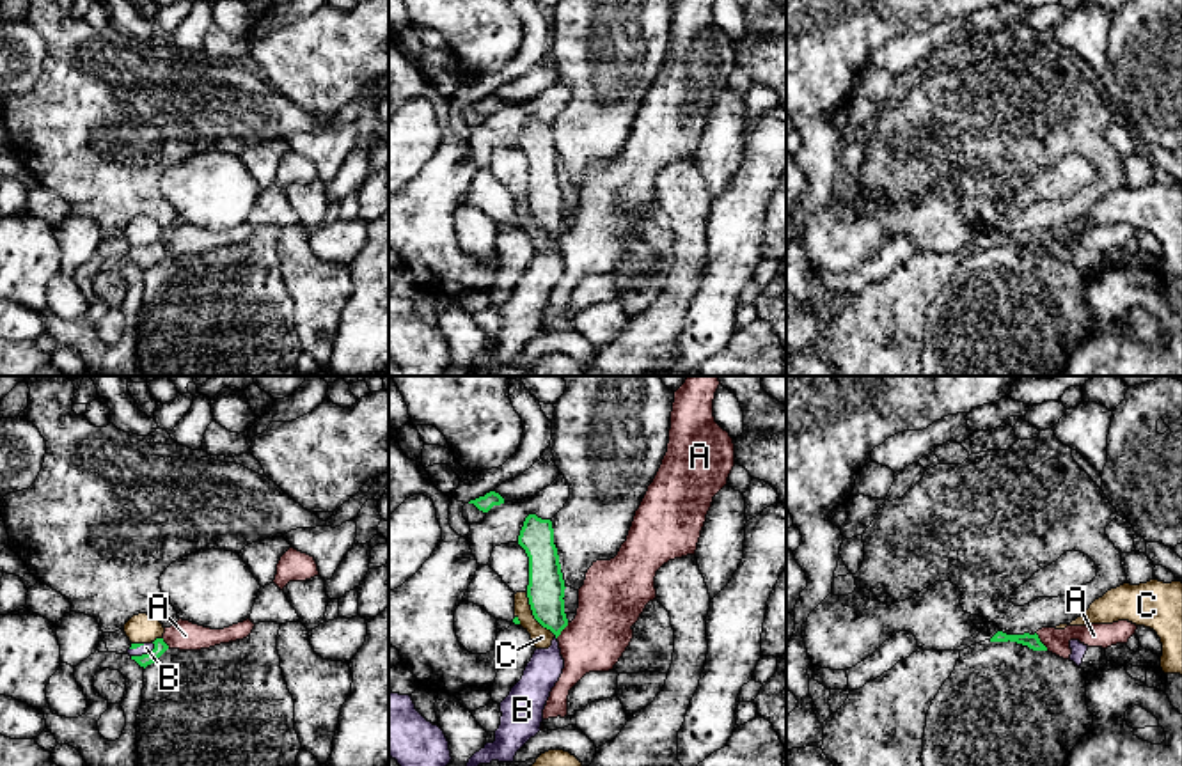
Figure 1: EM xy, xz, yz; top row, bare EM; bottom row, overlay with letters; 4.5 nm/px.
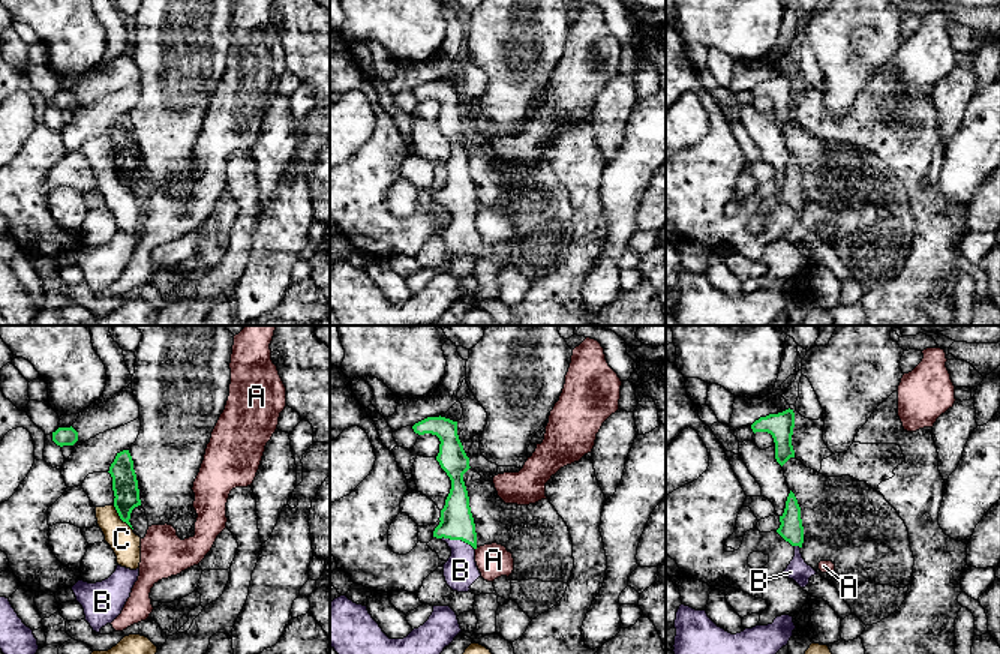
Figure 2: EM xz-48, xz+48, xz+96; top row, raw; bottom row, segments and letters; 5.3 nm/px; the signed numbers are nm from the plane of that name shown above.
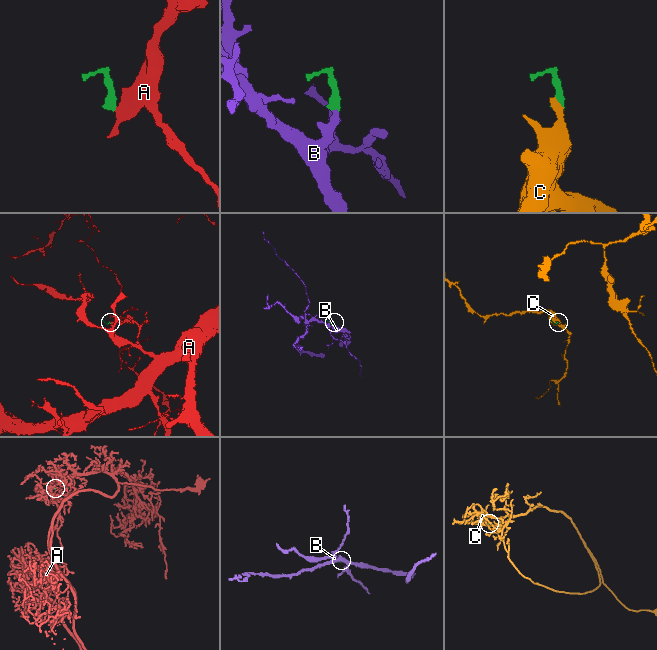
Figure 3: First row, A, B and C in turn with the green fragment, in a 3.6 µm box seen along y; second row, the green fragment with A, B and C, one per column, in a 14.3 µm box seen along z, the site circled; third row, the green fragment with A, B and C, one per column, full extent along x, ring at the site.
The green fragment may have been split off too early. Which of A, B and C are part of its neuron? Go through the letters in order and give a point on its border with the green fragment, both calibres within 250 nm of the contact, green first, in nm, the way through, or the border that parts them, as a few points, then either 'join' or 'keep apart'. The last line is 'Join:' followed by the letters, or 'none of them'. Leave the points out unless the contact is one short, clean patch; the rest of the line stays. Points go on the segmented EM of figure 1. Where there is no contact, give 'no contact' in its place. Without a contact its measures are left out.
A: meets green in yz at (1040, 642); 70 nm thick on the green side, 110 nm on the other; border along yz (1035, 633), (1048, 649); keep apart
B: meets green in xy at (144, 655); 60 nm thick on the green side, 50 nm on the other; runs through xy (160, 646), (144, 655), (146, 648); join
C: meets green in xz at (533, 614); 170 nm thick on the green side, 90 nm on the other; border along xz (526, 593), (531, 614), (556, 635); keep apart
Join: B

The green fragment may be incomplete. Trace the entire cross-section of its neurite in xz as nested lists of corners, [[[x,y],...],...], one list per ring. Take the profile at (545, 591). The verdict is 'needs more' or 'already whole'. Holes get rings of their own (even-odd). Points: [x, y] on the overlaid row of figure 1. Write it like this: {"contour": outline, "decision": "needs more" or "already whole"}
{"contour": [[[529,514],[520,530],[518,544],[529,557],[527,598],[532,615],[557,638],[568,626],[568,619],[563,599],[566,587],[554,544],[552,521]]], "decision": "already whole"}

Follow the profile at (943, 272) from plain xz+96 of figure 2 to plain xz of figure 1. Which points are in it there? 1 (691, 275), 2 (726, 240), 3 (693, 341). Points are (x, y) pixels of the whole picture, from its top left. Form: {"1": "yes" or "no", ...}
{"1": "yes", "2": "no", "3": "no"}

